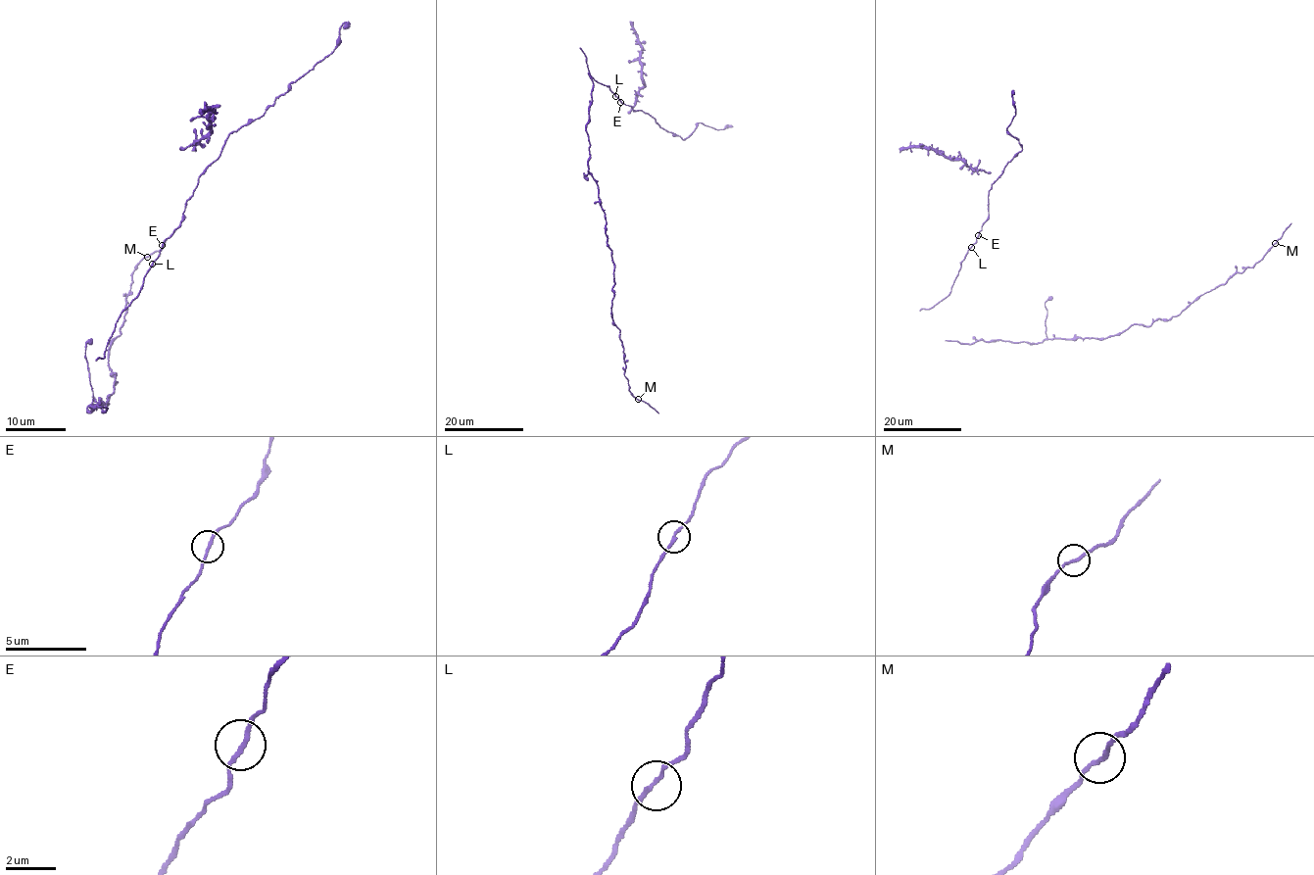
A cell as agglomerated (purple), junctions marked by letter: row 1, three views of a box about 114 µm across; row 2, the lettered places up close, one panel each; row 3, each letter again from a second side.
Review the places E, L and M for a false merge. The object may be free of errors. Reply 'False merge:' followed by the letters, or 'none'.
False merge: M

